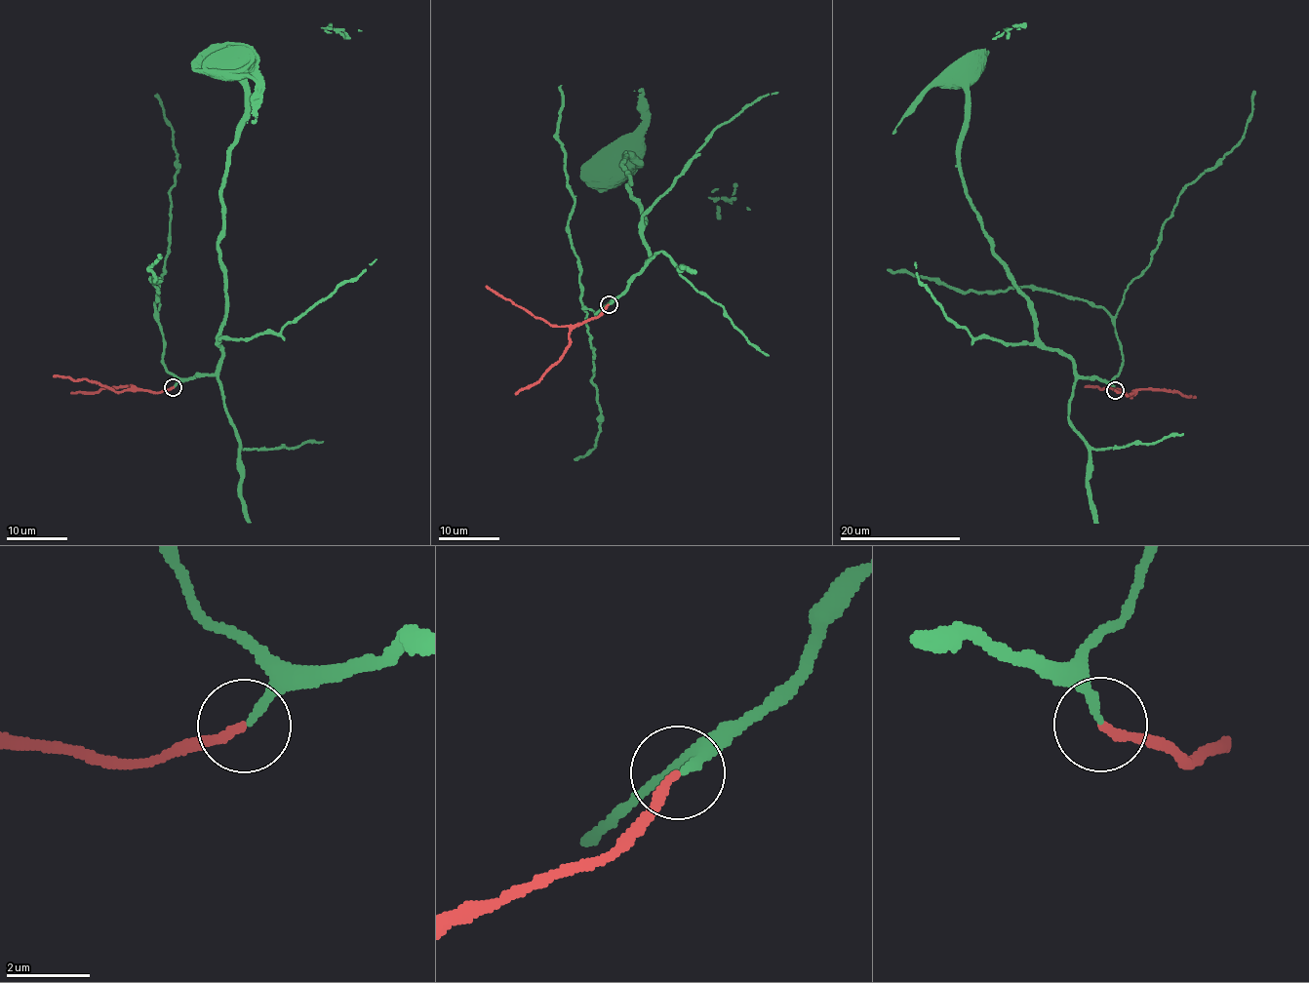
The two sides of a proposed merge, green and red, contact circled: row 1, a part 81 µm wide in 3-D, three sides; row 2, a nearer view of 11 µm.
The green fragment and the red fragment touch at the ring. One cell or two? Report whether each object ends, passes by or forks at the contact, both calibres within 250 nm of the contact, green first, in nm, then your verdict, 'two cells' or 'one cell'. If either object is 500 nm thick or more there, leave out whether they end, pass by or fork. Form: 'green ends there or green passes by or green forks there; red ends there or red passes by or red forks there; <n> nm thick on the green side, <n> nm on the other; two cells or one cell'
green ends there; red ends there; 200 nm thick on the green side, 220 nm on the other; one cell

